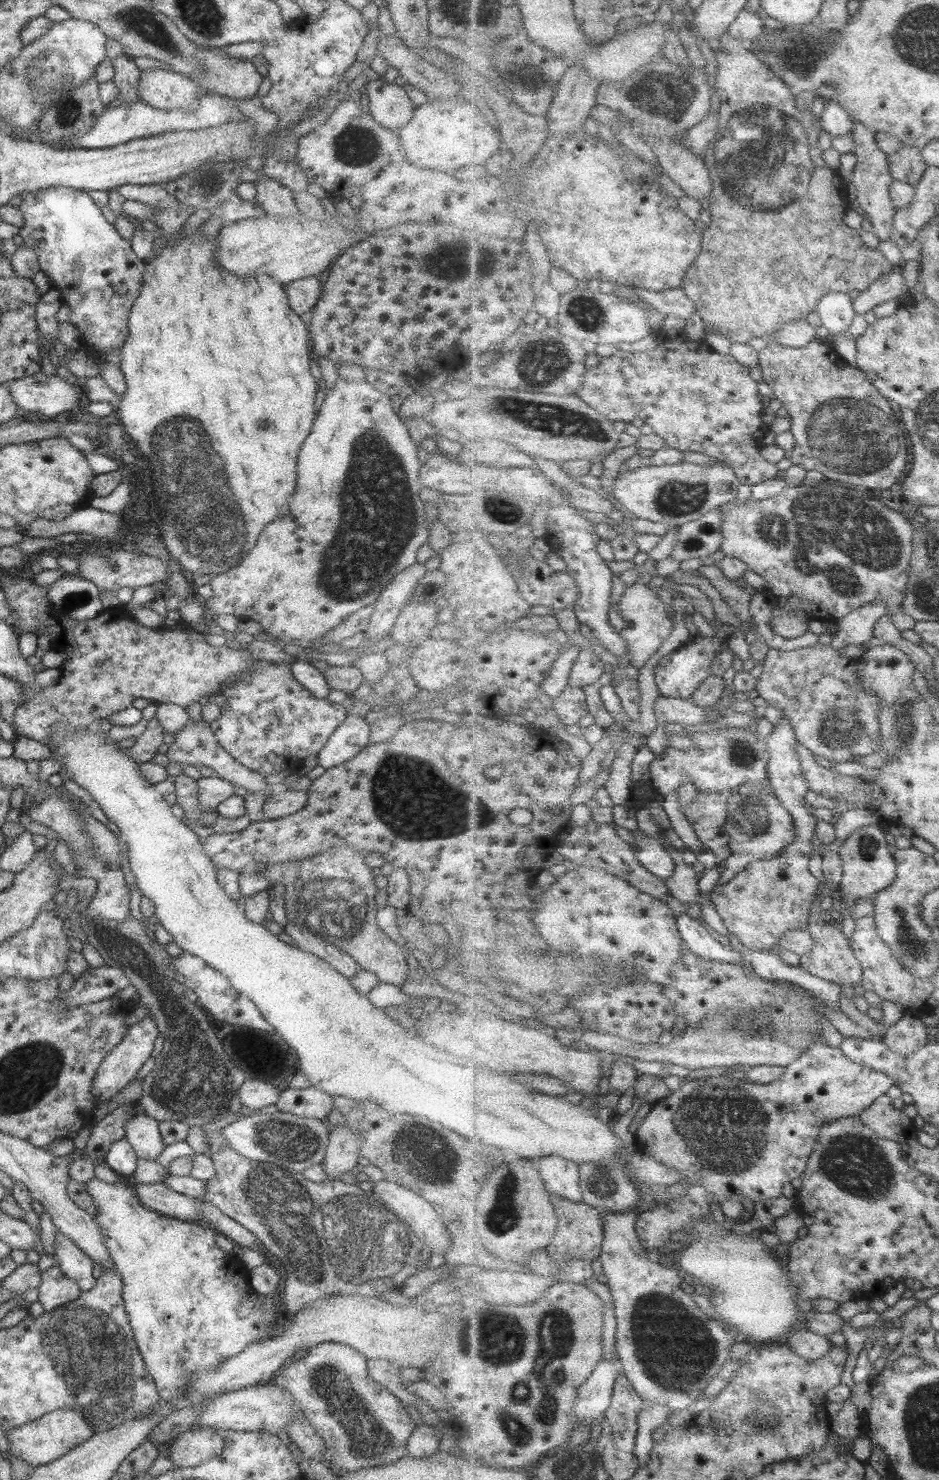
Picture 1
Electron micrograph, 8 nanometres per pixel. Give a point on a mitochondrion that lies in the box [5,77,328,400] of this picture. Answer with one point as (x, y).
(69, 112)

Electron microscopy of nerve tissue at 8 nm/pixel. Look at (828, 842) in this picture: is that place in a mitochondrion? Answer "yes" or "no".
no

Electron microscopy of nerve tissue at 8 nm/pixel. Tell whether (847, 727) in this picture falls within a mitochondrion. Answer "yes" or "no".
yes

